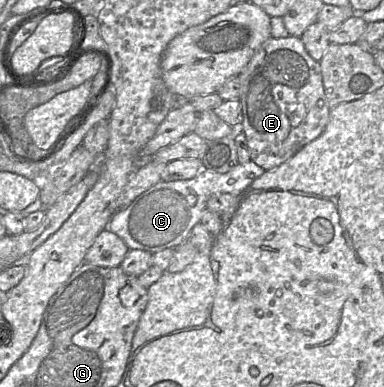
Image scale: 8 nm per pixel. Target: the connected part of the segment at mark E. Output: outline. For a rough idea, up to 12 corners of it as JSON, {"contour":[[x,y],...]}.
{"contour":[[268,38],[238,75],[250,160],[270,171],[329,121],[320,62]]}

